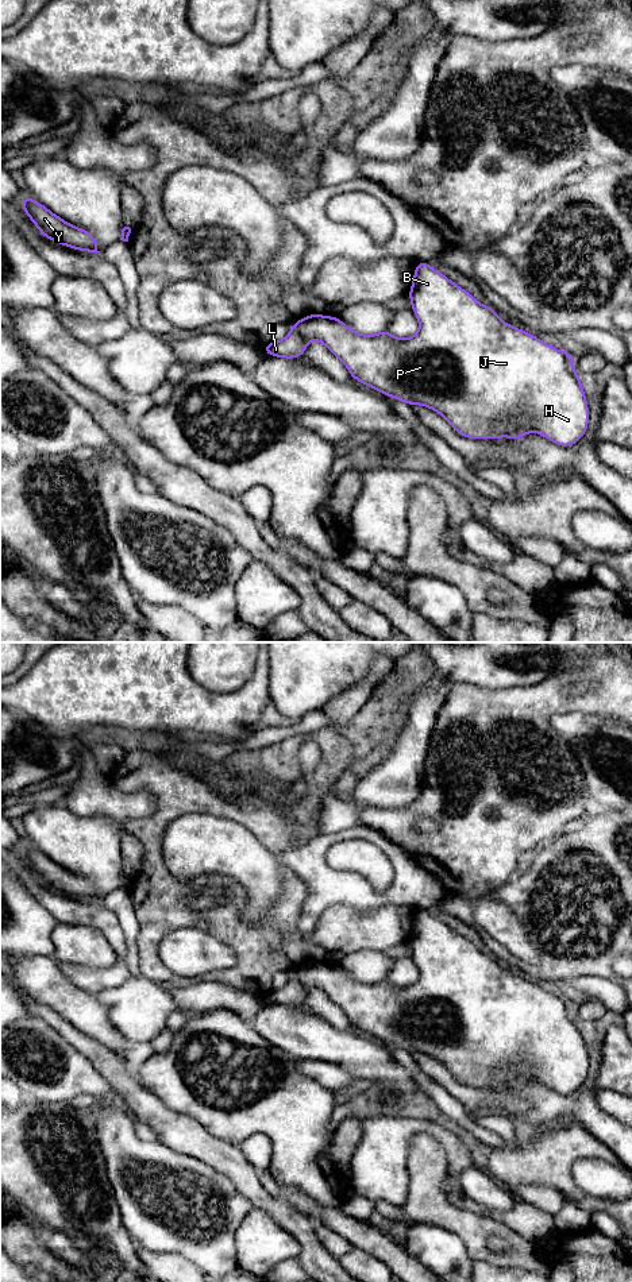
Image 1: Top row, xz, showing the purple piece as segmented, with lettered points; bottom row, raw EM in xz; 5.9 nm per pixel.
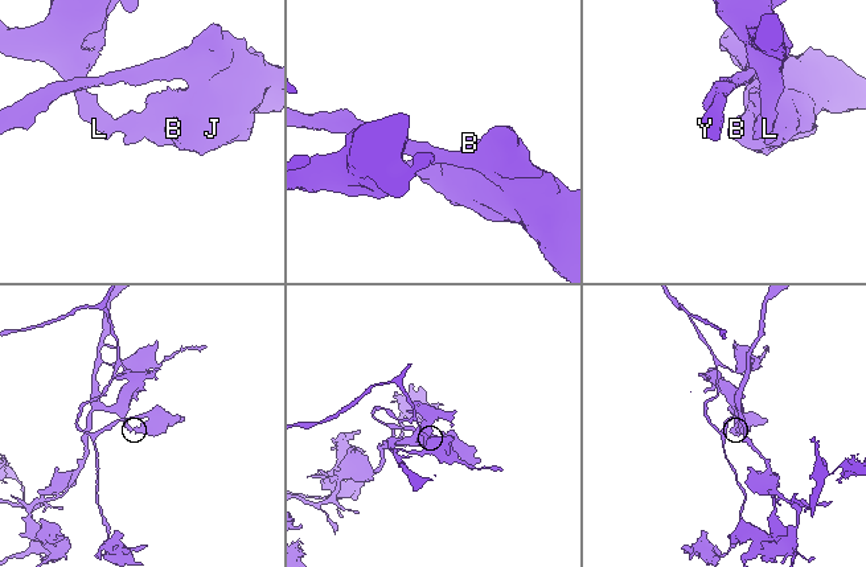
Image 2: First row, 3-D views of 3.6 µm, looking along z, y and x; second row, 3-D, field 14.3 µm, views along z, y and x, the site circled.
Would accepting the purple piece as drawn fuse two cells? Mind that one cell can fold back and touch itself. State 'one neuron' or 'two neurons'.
two neurons

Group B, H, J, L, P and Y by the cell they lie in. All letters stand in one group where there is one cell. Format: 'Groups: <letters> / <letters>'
Groups: B H J P Y / L

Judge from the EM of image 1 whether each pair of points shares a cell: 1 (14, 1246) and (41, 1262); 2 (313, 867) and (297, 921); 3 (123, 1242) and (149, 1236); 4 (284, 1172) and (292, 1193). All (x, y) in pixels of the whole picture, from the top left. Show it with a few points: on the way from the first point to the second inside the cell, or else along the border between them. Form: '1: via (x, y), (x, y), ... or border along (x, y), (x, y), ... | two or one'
1: via (20, 1246), (34, 1255) | one
2: via (315, 880), (315, 903), (311, 907) | one
3: border along (119, 1211), (122, 1224), (135, 1246) | two
4: border along (278, 1182), (295, 1186), (316, 1201) | two

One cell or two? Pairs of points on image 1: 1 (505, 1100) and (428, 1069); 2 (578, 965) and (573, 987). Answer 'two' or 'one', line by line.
1: one
2: two

